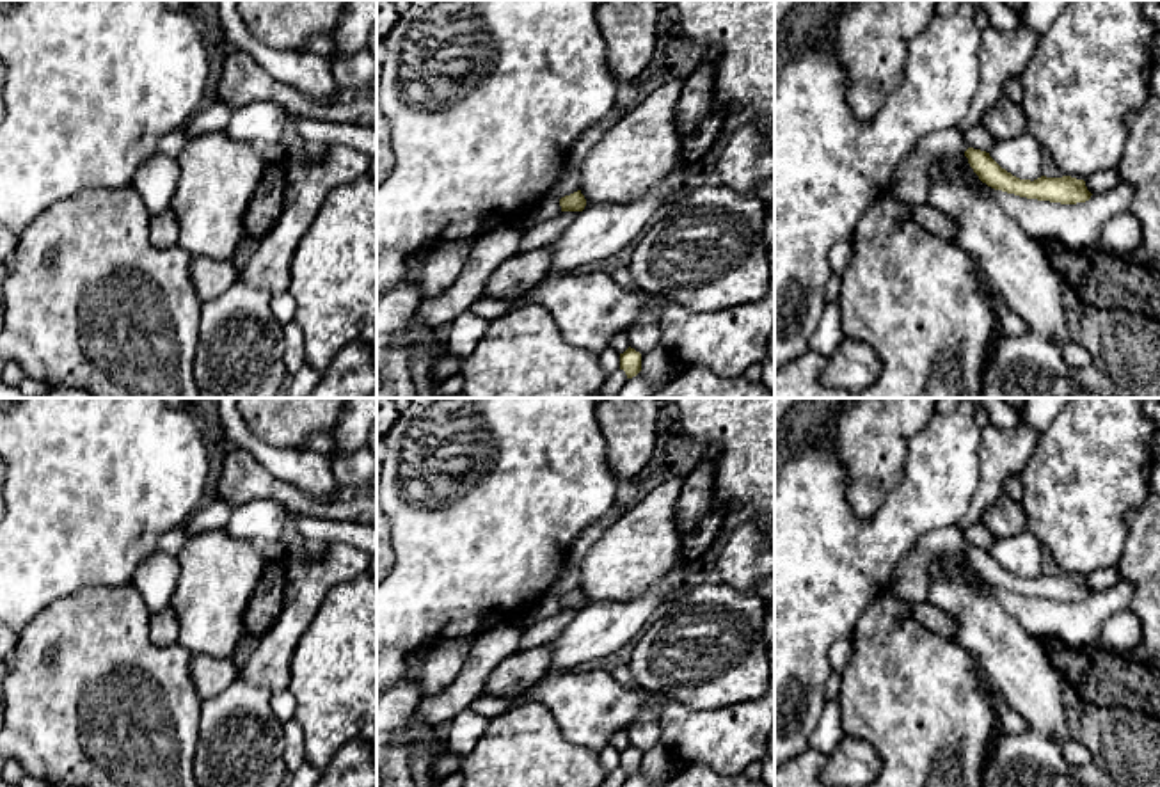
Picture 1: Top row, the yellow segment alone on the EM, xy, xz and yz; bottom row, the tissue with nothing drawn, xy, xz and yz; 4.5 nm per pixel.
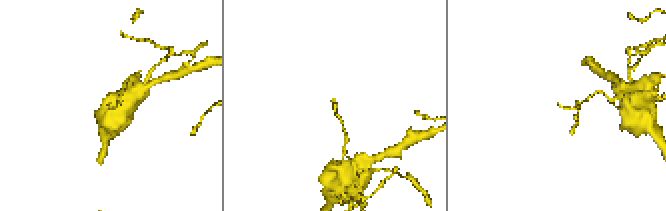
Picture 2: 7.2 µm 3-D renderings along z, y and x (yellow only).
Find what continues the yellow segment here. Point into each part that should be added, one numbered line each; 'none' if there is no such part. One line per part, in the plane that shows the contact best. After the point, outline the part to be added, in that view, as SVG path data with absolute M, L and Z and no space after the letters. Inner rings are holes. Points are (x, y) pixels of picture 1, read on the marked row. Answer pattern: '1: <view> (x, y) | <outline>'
none

